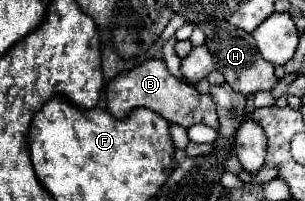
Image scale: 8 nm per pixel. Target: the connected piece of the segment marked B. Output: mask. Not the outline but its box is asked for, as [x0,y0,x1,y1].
[105,58,219,130]

